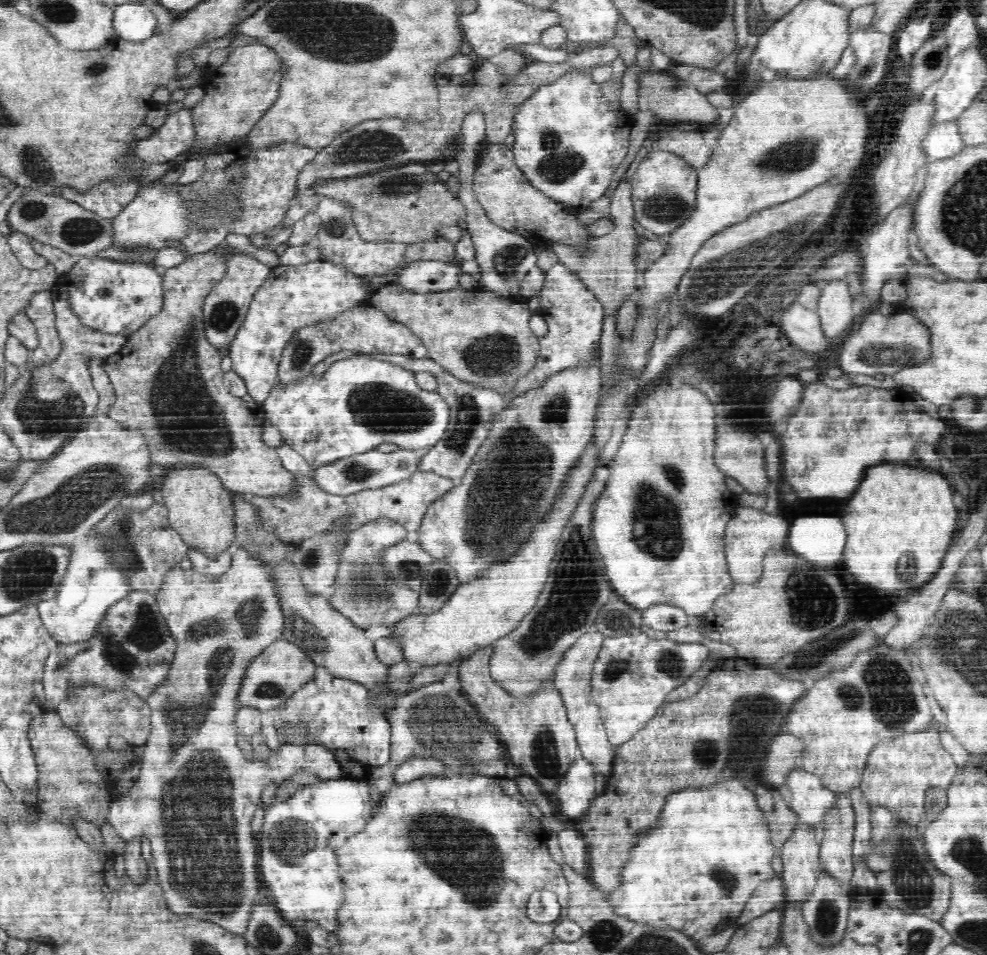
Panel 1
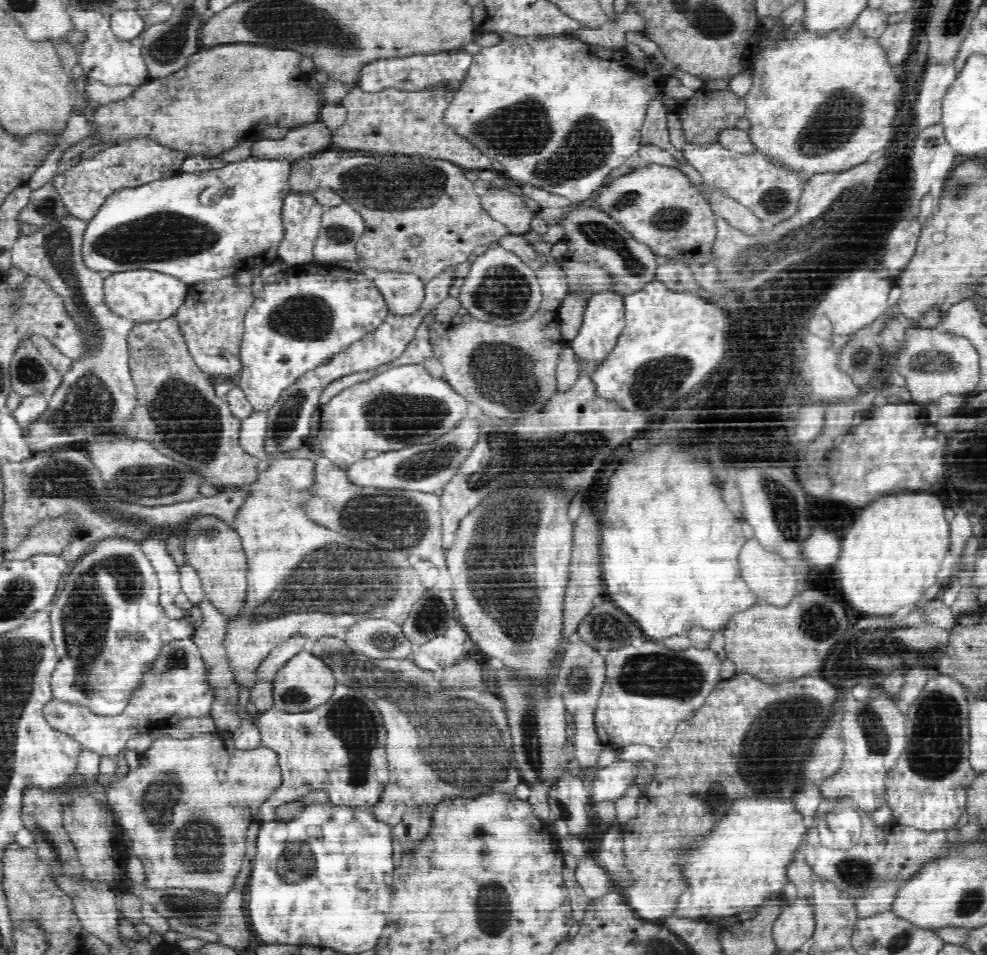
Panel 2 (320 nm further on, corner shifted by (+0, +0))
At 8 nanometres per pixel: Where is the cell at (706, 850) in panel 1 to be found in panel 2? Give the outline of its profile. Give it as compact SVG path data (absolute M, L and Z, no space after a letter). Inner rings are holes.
M736 800L728 816L718 822L714 832L704 838L698 850L679 856L677 862L690 884L687 884L685 892L676 901L675 912L670 918L715 923L759 907L774 893L783 894L784 886L789 883L787 867L795 852L801 849L806 834L807 824L804 822L807 822L807 818L794 810L790 800Z

